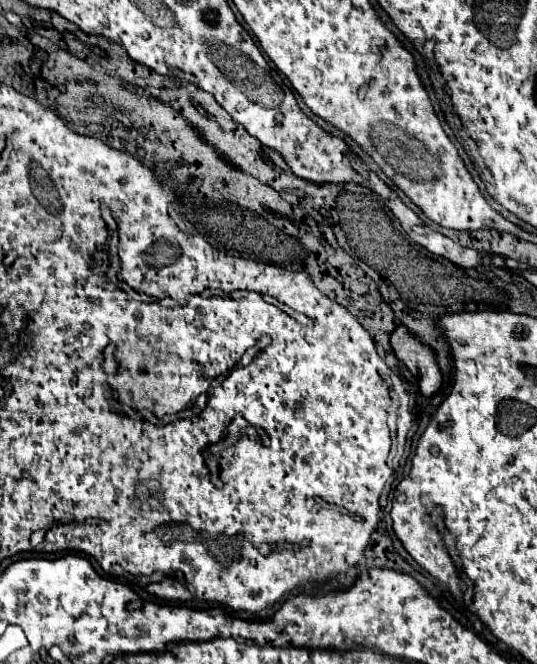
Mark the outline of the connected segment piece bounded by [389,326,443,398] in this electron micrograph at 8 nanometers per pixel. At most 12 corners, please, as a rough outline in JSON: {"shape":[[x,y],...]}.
{"shape":[[405,326],[389,338],[397,360],[431,398],[441,388],[435,354]]}

